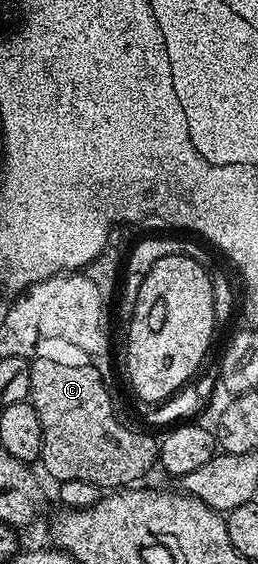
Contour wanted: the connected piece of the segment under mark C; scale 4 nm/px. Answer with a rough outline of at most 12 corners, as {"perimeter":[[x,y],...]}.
{"perimeter":[[31,362],[41,466],[127,488],[159,442],[115,415],[89,364]]}

